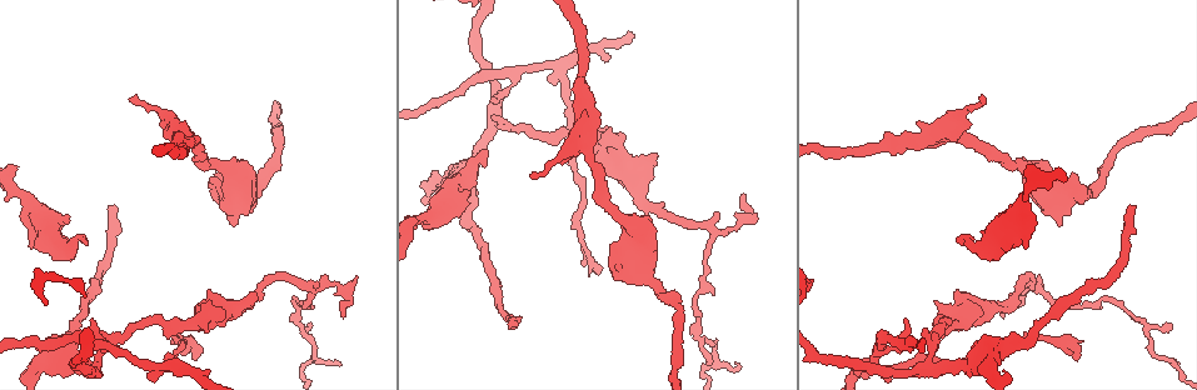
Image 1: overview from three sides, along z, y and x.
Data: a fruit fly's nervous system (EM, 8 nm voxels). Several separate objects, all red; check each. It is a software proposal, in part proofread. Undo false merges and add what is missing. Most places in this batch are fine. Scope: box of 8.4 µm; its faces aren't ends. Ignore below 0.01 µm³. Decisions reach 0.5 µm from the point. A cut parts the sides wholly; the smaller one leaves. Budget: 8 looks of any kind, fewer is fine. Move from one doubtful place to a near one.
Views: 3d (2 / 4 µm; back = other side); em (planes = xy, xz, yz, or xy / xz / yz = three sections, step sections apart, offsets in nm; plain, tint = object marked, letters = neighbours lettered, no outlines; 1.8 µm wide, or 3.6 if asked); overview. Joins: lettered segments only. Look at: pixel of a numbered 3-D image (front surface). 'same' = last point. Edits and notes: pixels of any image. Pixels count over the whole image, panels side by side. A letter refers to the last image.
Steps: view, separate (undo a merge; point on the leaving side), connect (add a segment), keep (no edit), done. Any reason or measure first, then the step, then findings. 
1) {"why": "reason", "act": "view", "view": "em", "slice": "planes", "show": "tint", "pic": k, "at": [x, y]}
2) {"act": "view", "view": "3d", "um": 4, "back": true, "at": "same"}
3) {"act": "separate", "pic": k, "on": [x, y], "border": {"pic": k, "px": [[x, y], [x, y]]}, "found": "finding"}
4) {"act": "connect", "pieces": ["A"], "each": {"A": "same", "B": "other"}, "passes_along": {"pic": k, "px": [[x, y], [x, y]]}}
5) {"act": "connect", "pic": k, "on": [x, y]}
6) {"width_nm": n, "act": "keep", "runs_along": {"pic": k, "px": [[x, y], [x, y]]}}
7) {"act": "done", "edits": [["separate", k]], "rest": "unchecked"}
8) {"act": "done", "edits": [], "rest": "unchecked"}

{"why": "an open end", "act": "view", "view": "em", "slice": "yz", "step": 16, "show": "letters", "pic": 1, "at": [959, 242]}

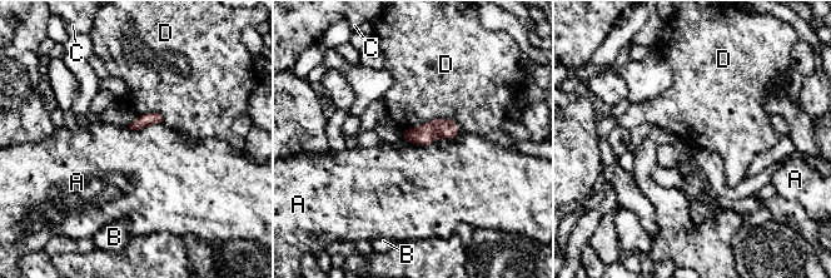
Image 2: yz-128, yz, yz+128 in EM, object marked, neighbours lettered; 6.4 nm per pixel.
{"act": "view", "view": "em", "slice": "planes", "show": "letters", "at": "same"}

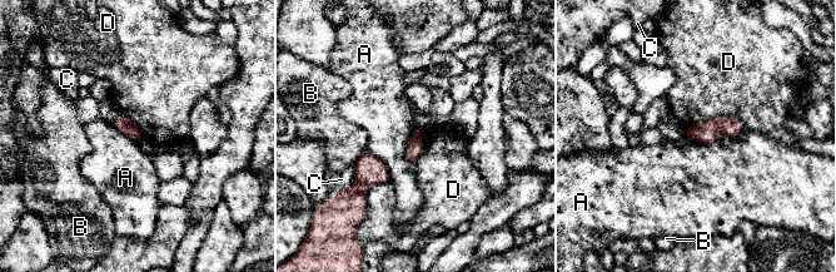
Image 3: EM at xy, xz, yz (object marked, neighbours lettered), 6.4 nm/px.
{"act": "keep", "each": {"A": "other", "B": "other", "C": "other", "D": "other"}, "border": {"pic": 3, "px": [[414, 129], [406, 153], [411, 166]]}, "found": "none of them fits"}

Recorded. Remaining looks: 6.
{"why": "calibre changes", "act": "view", "view": "3d", "um": 4, "pic": 1, "at": [437, 213]}

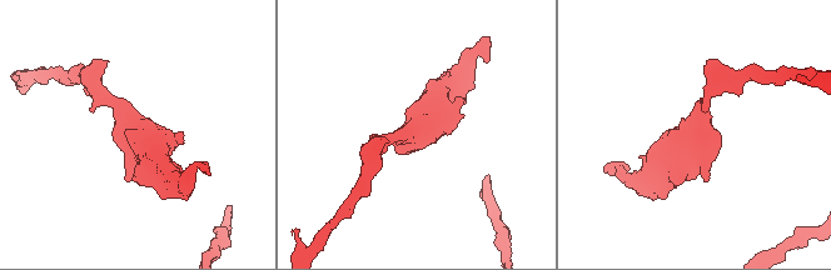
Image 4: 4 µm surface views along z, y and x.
{"act": "view", "view": "em", "um": 3.6, "slice": "xz", "step": 8, "show": "letters", "pic": 4, "at": [417, 126]}

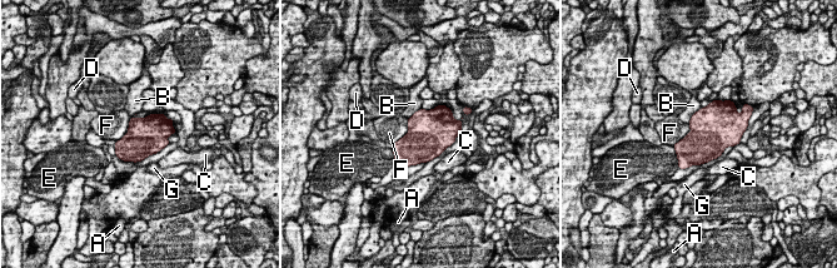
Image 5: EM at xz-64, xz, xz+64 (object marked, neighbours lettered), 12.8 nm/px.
{"why": "cut it another way", "act": "view", "view": "em", "um": 3.6, "slice": "planes", "show": "letters", "at": "same"}

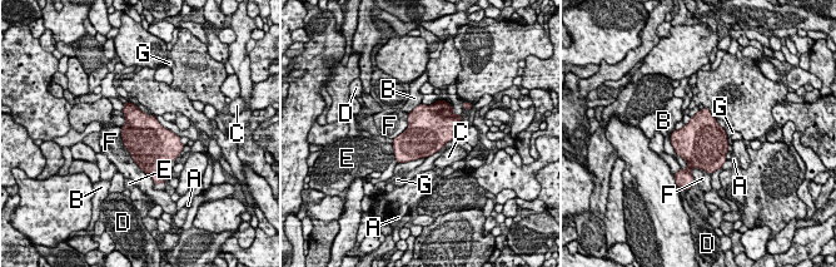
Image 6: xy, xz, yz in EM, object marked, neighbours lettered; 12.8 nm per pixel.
{"act": "keep", "each": {"A": "other", "B": "other", "C": "other", "D": "other", "E": "other", "F": "other", "G": "other"}, "found": "one neuron here"}

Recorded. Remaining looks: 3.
{"why": "tapers out", "act": "view", "view": "3d", "um": 4, "pic": 1, "at": [1135, 206]}

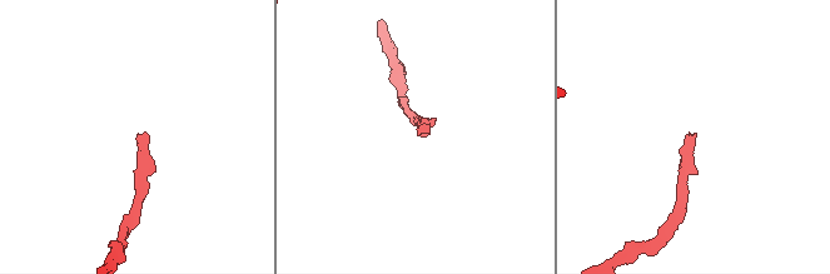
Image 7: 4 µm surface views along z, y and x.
{"act": "view", "view": "em", "slice": "yz", "step": 4, "show": "letters", "pic": 7, "at": [695, 136]}

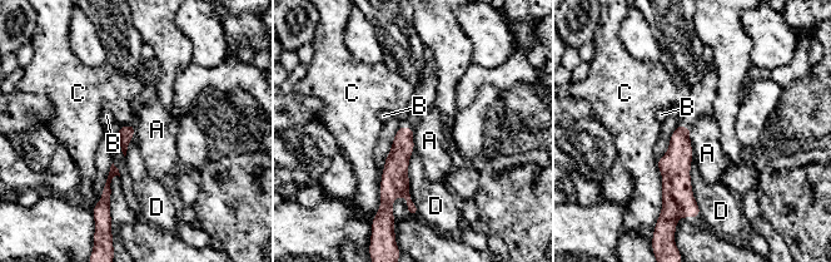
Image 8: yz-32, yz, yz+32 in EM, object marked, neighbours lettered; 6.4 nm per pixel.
{"act": "view", "view": "em", "slice": "planes", "show": "letters", "at": "same"}

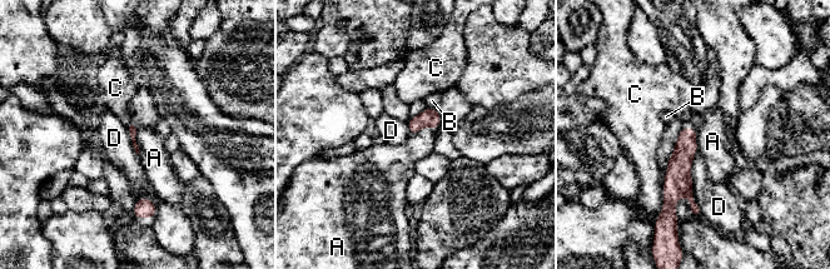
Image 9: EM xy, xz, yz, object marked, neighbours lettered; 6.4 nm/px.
{"act": "keep", "each": {"A": "other", "B": "other", "C": "other", "D": "other"}, "found": "none of them fits"}

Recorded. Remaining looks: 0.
{"act": "done", "edits": [], "rest": "unchecked"}

